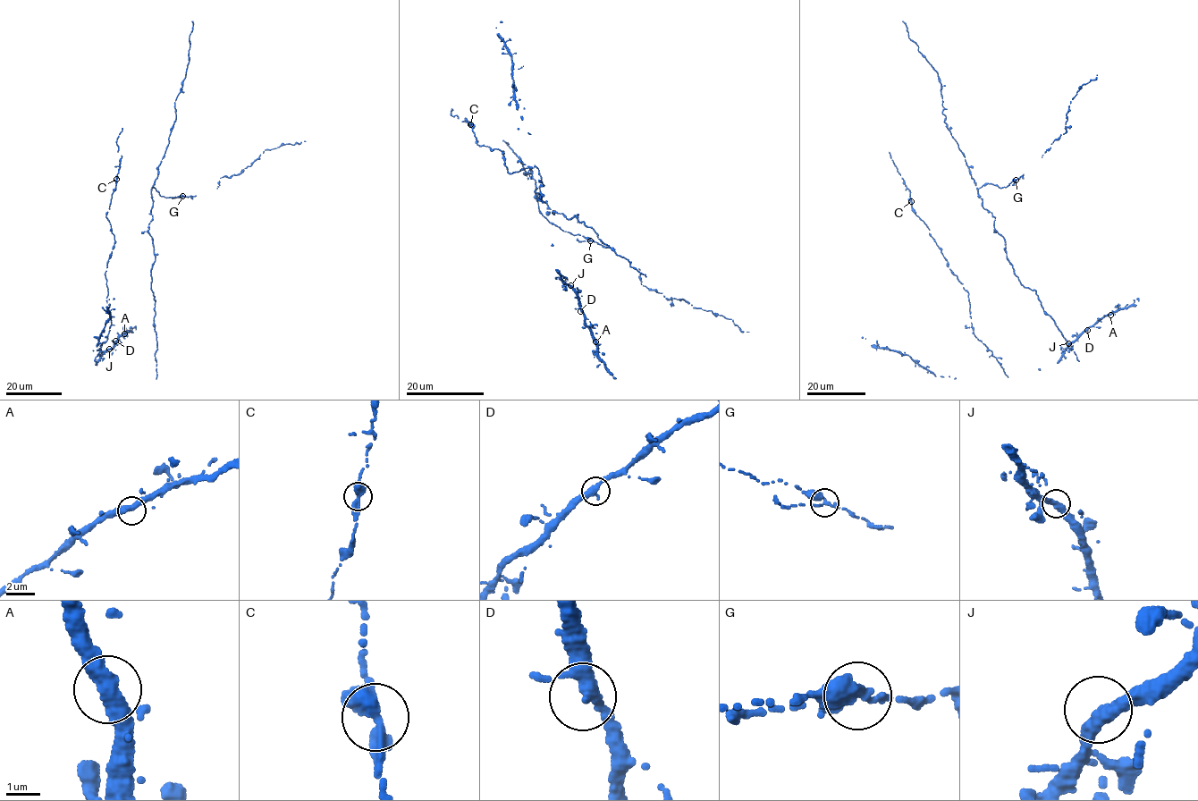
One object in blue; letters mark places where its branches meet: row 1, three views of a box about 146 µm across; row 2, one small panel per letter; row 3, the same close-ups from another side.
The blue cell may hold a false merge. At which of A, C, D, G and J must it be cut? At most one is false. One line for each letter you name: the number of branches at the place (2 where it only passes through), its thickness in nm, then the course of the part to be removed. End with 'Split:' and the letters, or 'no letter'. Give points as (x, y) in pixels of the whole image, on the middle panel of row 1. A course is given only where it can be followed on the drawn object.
Split: no letter

